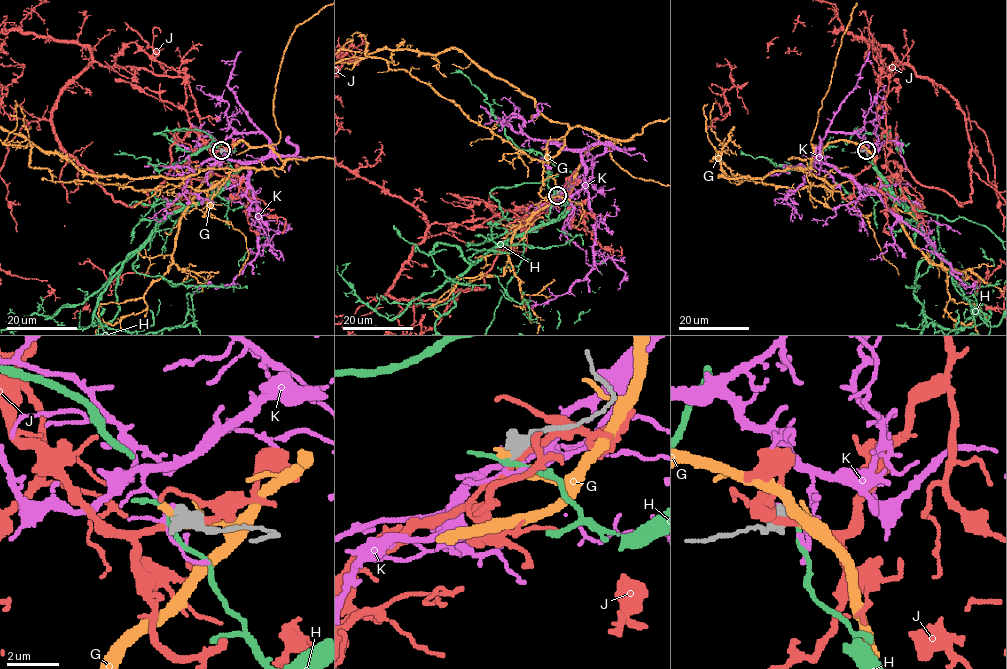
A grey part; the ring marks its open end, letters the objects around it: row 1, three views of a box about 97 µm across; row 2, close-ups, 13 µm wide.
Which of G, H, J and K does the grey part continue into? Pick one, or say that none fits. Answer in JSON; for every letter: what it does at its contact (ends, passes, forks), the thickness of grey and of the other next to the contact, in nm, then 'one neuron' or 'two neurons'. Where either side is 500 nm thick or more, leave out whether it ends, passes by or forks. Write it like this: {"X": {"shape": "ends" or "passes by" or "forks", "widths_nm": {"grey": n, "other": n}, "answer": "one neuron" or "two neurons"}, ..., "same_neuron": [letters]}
{"G": {"widths_nm": {"grey": 650, "other": 360}, "answer": "two neurons"}, "H": {"widths_nm": {"grey": 600, "other": 170}, "answer": "two neurons"}, "J": {"widths_nm": {"grey": 700, "other": 240}, "answer": "two neurons"}, "K": {"widths_nm": {"grey": 650, "other": 90}, "answer": "two neurons"}, "same_neuron": []}

